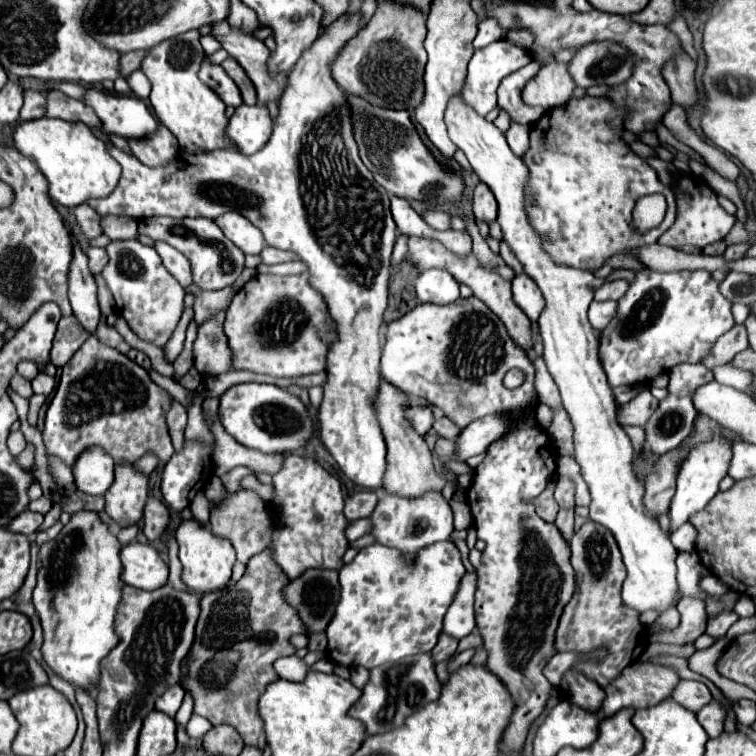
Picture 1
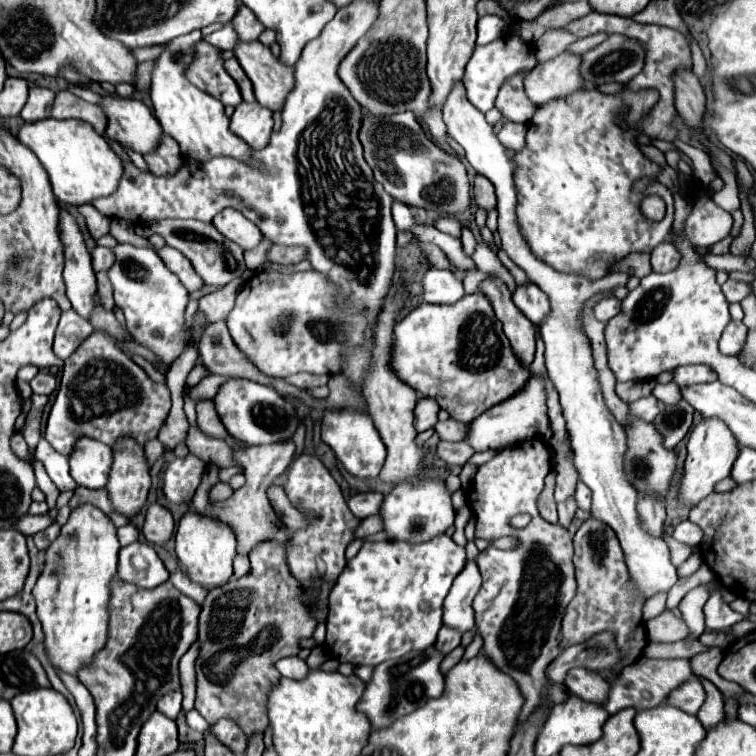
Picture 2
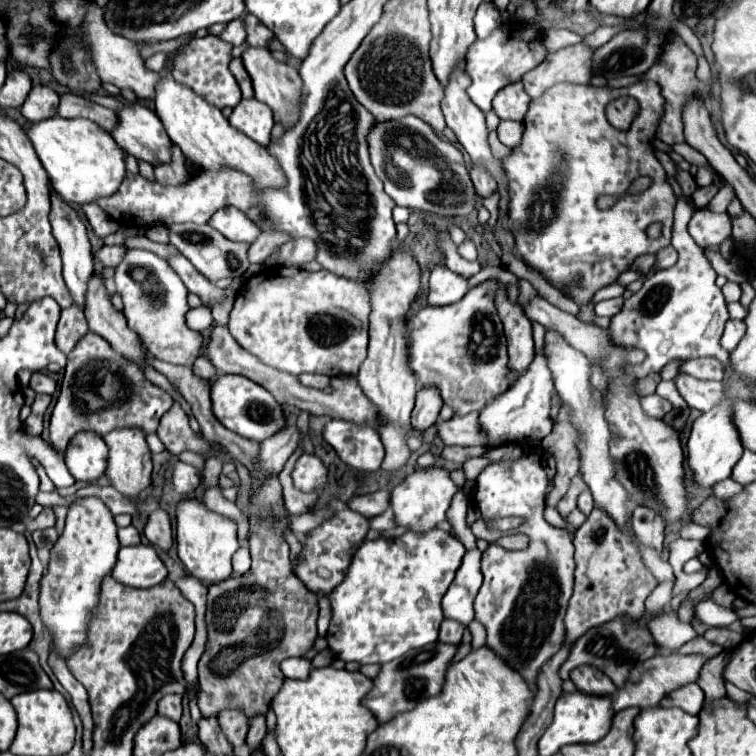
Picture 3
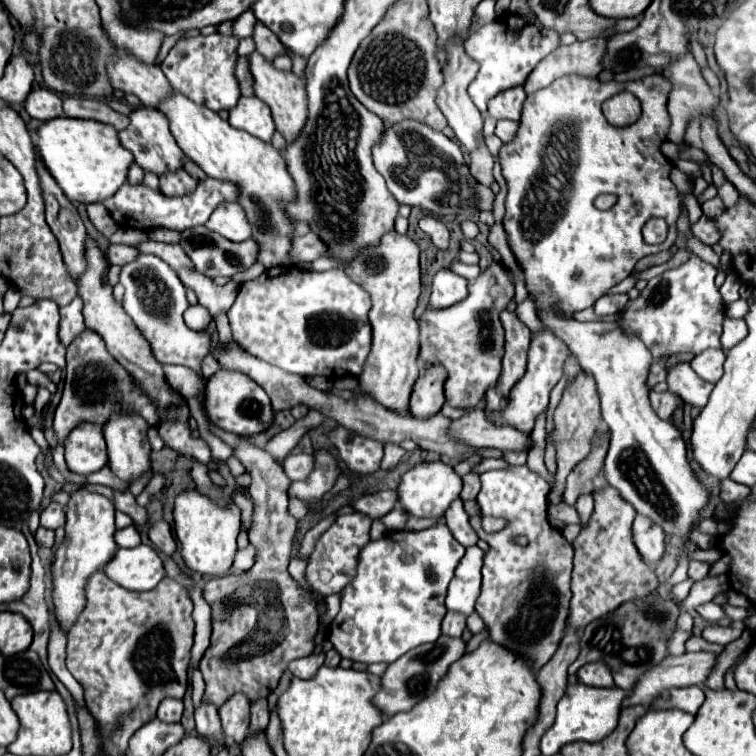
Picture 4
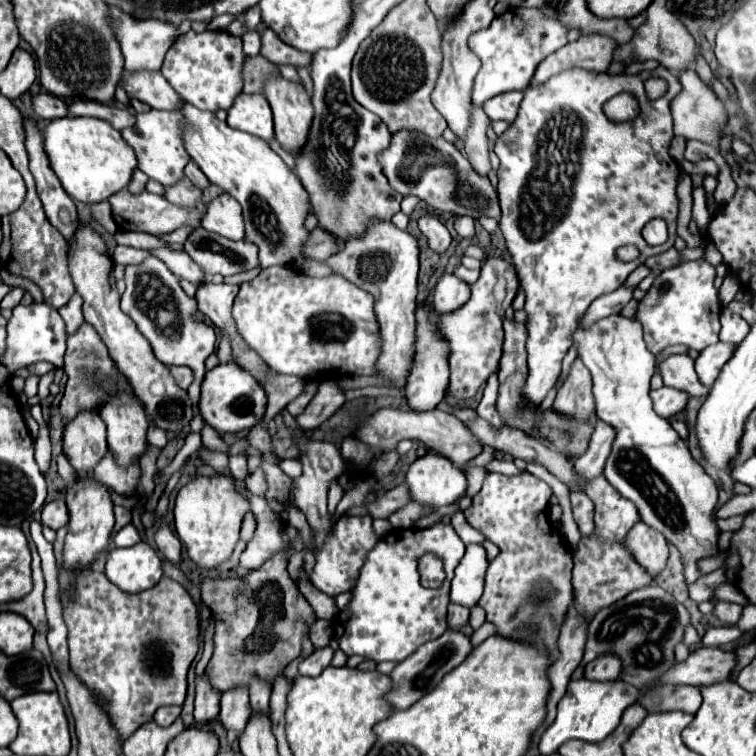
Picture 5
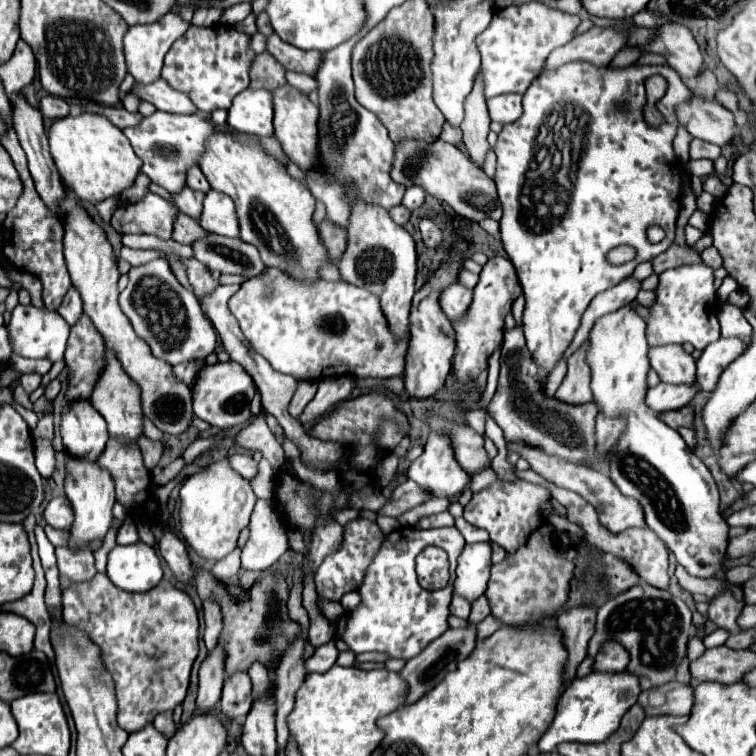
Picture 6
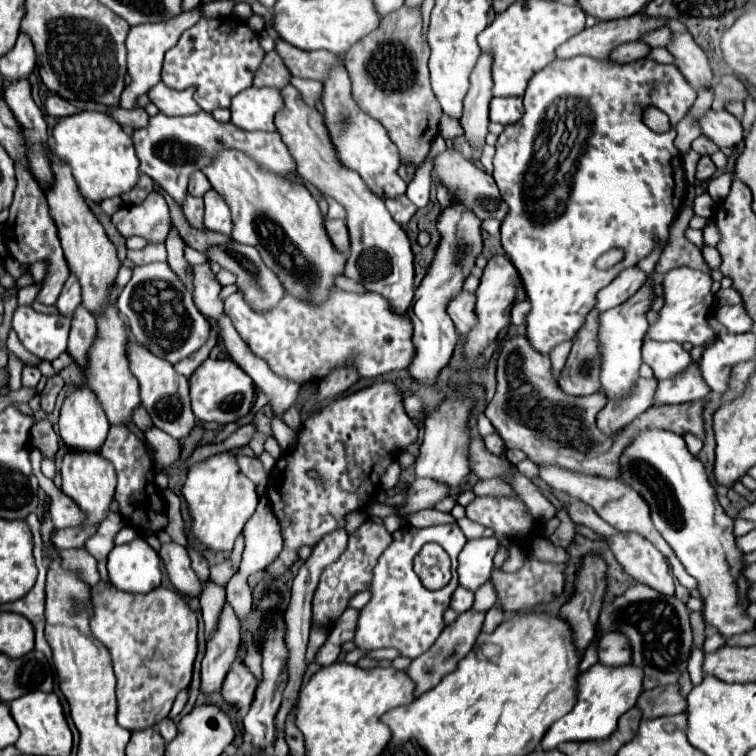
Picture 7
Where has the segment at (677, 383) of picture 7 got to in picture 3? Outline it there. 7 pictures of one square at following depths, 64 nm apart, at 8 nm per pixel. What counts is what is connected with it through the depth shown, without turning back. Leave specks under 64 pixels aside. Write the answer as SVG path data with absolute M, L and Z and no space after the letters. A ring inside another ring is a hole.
M656 394L644 396L644 398L640 400L640 404L642 404L642 410L644 410L648 416L652 416L652 418L662 418L666 412L672 410L672 404L666 402L666 400L662 400L662 398L656 396Z

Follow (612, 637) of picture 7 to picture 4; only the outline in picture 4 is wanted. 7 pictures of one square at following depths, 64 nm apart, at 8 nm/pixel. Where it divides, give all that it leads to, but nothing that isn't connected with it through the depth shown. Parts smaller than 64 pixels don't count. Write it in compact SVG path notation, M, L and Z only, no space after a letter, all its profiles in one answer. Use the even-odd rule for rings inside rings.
M584 664L578 672L576 672L576 678L580 684L584 686L592 686L592 688L614 688L614 682L612 682L612 674L602 668L604 664Z

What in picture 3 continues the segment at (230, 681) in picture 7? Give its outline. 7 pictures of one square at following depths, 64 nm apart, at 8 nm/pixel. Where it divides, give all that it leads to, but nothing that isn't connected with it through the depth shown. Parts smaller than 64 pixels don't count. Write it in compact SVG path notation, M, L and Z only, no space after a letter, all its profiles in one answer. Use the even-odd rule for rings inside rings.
M236 710L220 712L218 722L220 722L220 730L222 730L222 734L228 738L228 742L230 742L234 748L246 744L248 720L244 720L244 716L240 716L240 712L236 712Z

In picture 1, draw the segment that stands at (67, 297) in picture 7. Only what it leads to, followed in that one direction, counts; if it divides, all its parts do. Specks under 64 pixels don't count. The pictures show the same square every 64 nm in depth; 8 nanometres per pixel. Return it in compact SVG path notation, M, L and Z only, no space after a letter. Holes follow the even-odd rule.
M74 316L62 318L58 324L52 352L50 352L50 364L56 368L62 368L78 352L78 348L86 342L86 338L88 338L88 332L80 328Z

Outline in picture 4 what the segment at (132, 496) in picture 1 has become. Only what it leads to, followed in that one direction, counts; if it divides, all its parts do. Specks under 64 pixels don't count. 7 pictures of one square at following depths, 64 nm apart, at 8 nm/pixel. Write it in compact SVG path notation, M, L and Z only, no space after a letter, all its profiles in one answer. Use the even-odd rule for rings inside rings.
M116 416L116 420L104 428L108 468L126 484L134 484L152 468L146 430L148 424L144 424L140 416Z

